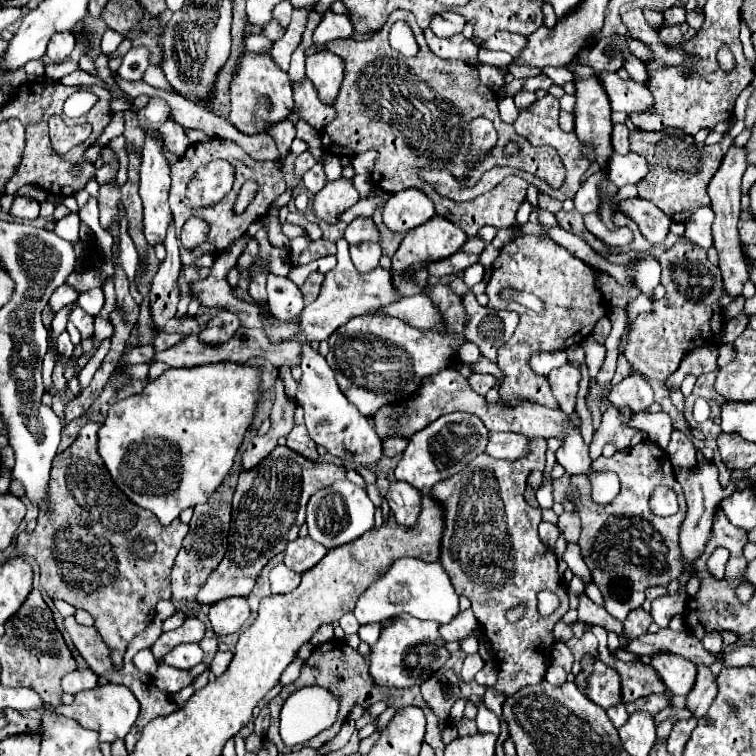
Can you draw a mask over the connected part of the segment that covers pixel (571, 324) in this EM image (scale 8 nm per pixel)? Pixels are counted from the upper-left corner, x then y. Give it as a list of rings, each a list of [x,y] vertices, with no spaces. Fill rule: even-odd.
[[[524,235],[520,237],[520,241],[514,239],[508,245],[504,245],[500,249],[496,263],[500,267],[494,267],[486,287],[486,293],[490,297],[490,307],[516,311],[520,315],[520,323],[514,335],[498,351],[498,367],[504,375],[498,389],[498,397],[500,397],[498,401],[504,407],[514,407],[520,401],[530,401],[530,403],[540,403],[544,407],[556,409],[558,403],[550,393],[548,379],[536,375],[530,369],[528,359],[532,353],[560,351],[570,347],[572,343],[582,343],[584,337],[590,335],[596,321],[606,315],[602,293],[594,285],[596,269],[592,269],[590,265],[574,257],[570,251],[566,251],[552,239],[534,237],[534,235]],[[502,289],[516,289],[516,291],[528,291],[538,295],[546,307],[544,315],[536,315],[516,301],[500,299]]]

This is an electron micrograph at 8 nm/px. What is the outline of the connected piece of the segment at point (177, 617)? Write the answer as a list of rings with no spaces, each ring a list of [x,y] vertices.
[[[178,611],[174,615],[172,615],[172,617],[169,617],[165,621],[163,621],[162,630],[166,632],[169,630],[176,629],[180,627],[186,619],[187,616],[184,613]]]

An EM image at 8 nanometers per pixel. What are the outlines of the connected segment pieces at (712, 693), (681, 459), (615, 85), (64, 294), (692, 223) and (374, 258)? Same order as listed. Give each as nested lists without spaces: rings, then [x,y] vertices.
[[[698,665],[696,685],[694,685],[692,693],[688,693],[688,709],[694,713],[696,719],[706,715],[706,711],[710,709],[716,695],[718,695],[716,675],[706,665]]]
[[[678,431],[672,433],[666,453],[676,467],[696,467],[696,463],[698,463],[692,439],[688,439],[684,433],[678,433]]]
[[[600,73],[602,85],[610,97],[612,111],[624,111],[624,113],[644,113],[652,107],[654,99],[652,93],[640,85],[630,81],[620,79],[616,73]]]
[[[64,283],[53,293],[53,311],[57,312],[77,299],[78,293],[76,290],[69,284]]]
[[[700,207],[692,213],[692,219],[686,221],[686,237],[696,243],[702,249],[710,249],[712,247],[712,209],[710,207]]]
[[[358,243],[358,245],[350,245],[350,257],[352,263],[356,265],[358,271],[368,273],[372,269],[378,267],[382,249],[378,243]]]

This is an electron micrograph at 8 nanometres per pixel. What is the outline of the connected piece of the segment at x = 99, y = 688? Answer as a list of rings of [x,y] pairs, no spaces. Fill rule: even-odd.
[[[106,683],[106,685],[96,685],[90,691],[80,691],[74,697],[72,705],[48,705],[48,711],[56,711],[58,715],[76,719],[84,729],[92,729],[98,733],[100,741],[106,743],[114,743],[116,739],[124,739],[128,735],[128,731],[132,729],[132,725],[138,719],[138,703],[136,697],[132,695],[132,691],[128,691],[128,687],[120,687],[114,683]]]

